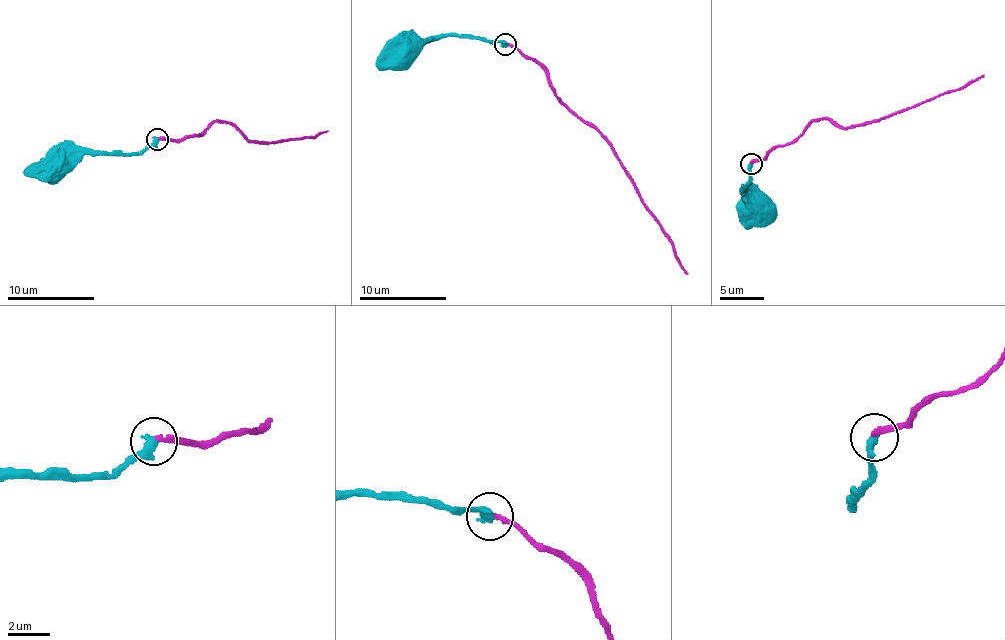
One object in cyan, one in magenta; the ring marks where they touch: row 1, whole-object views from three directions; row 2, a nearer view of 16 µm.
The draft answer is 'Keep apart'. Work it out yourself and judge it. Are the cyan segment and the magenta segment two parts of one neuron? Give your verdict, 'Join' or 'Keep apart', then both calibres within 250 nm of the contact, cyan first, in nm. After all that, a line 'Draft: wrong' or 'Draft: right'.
Join. Thickness 440 nm (cyan) against 240 nm
Draft: wrong

